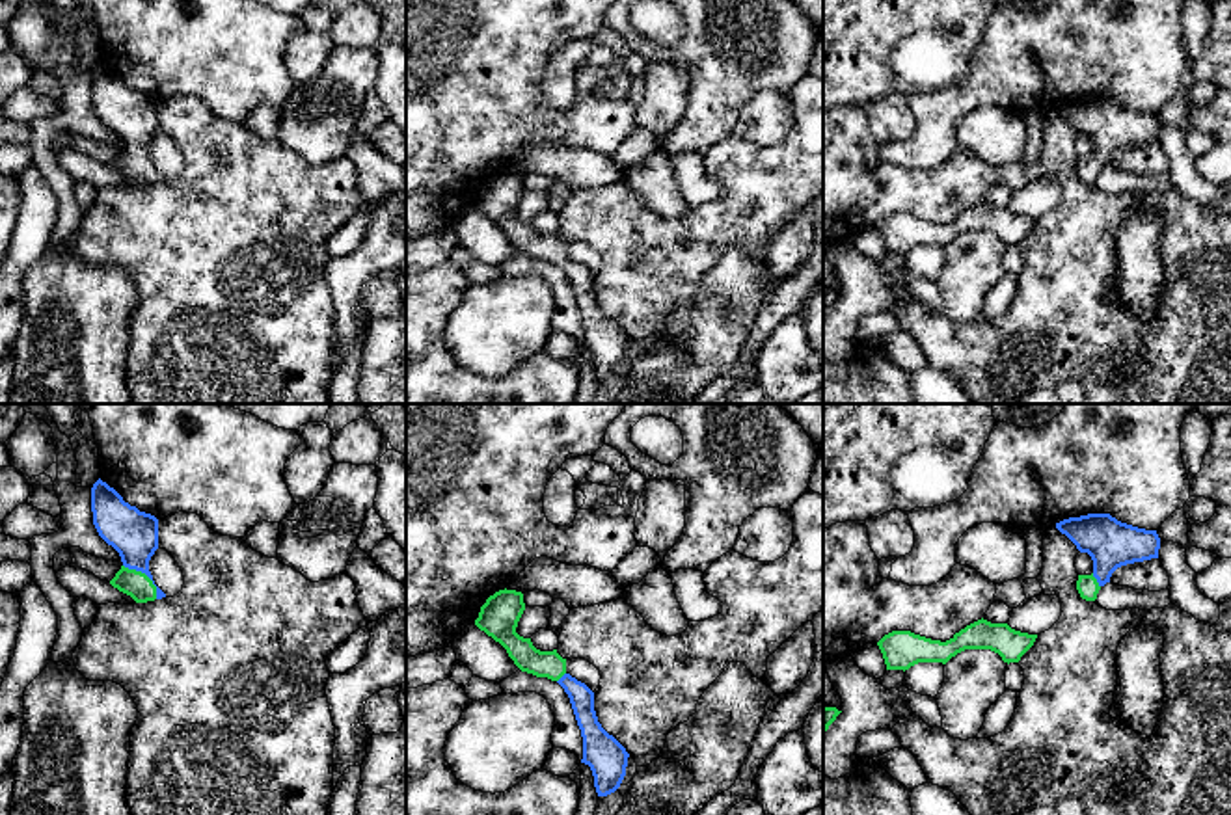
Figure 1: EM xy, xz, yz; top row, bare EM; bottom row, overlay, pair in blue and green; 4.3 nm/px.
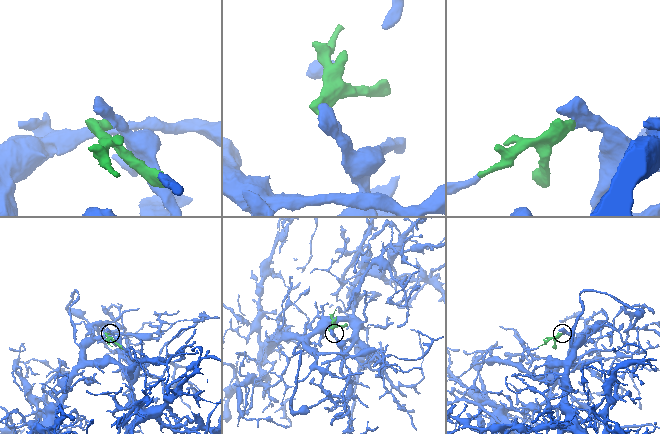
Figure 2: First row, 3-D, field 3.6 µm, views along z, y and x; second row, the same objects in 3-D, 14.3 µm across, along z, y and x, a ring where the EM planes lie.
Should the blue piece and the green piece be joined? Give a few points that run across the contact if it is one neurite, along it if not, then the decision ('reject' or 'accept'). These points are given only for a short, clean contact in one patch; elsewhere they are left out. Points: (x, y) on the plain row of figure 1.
line xy (135, 118), (136, 147), (146, 157), (133, 166); accept

